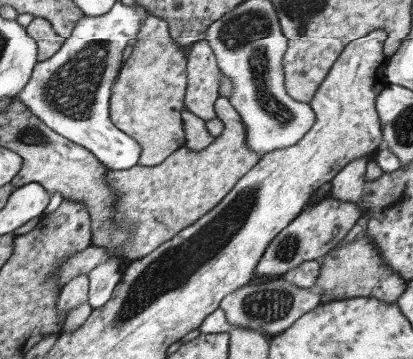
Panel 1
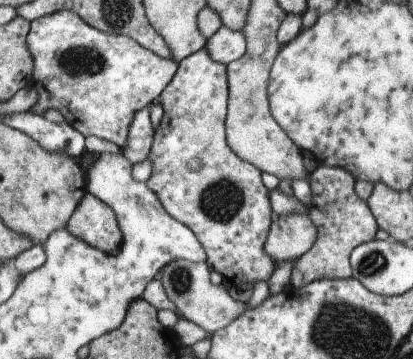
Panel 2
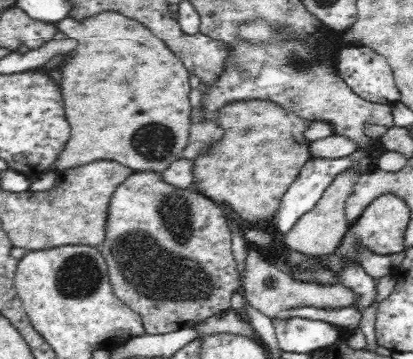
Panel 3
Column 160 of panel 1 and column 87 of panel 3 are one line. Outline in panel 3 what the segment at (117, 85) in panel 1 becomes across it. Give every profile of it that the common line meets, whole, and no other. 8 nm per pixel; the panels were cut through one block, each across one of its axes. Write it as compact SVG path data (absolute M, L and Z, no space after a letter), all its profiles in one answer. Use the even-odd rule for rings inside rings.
M104 12L104 14L98 14L94 18L88 18L84 22L76 22L72 18L66 18L62 22L56 24L58 26L58 32L60 36L66 36L66 38L72 38L74 42L78 42L78 48L74 50L74 54L68 58L68 62L62 66L62 84L60 84L60 90L62 90L62 96L64 96L64 108L66 108L66 120L68 124L72 126L72 134L70 134L70 140L68 144L64 146L62 154L58 156L58 160L50 166L50 170L58 170L58 172L64 172L64 170L72 170L76 166L86 166L90 162L96 162L96 160L112 160L112 162L118 162L134 172L156 172L156 174L162 174L172 162L178 162L182 158L182 152L184 148L188 146L188 136L190 136L190 126L192 126L192 102L190 102L190 70L184 66L184 62L180 58L176 58L168 44L164 44L160 38L154 38L154 34L140 22L136 20L130 20L122 14L116 14L116 12Z

